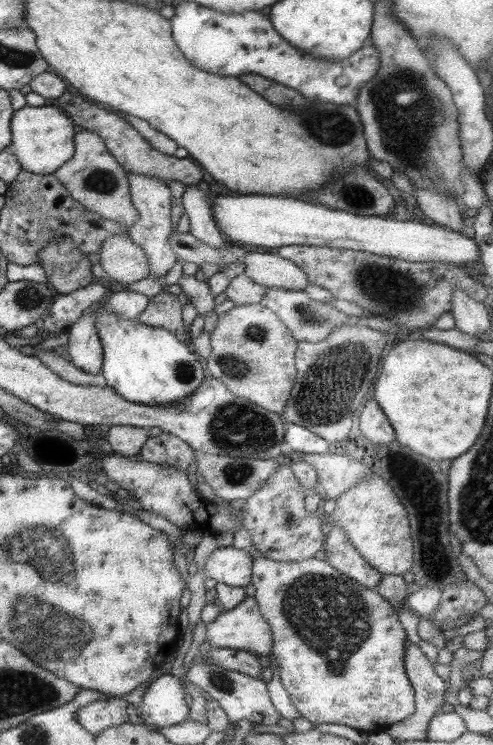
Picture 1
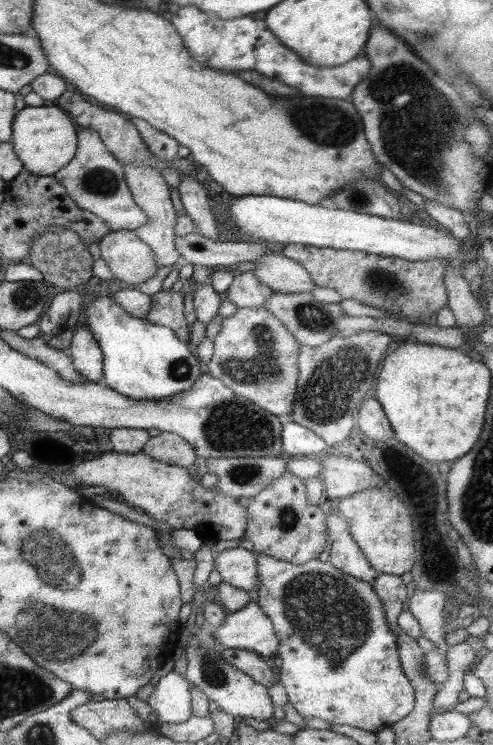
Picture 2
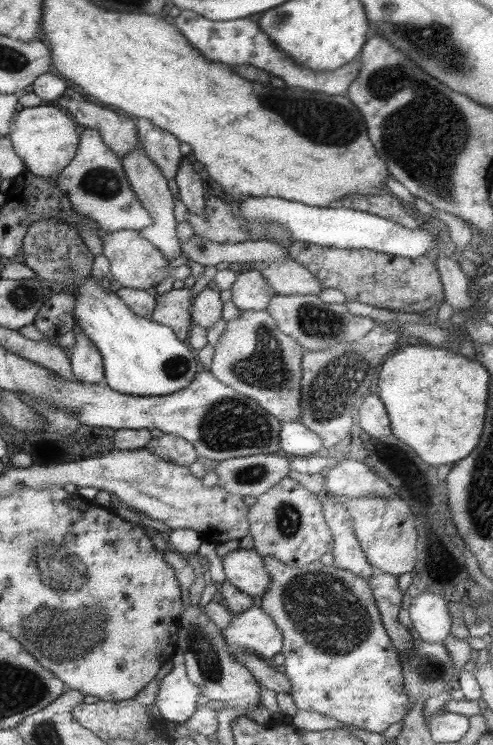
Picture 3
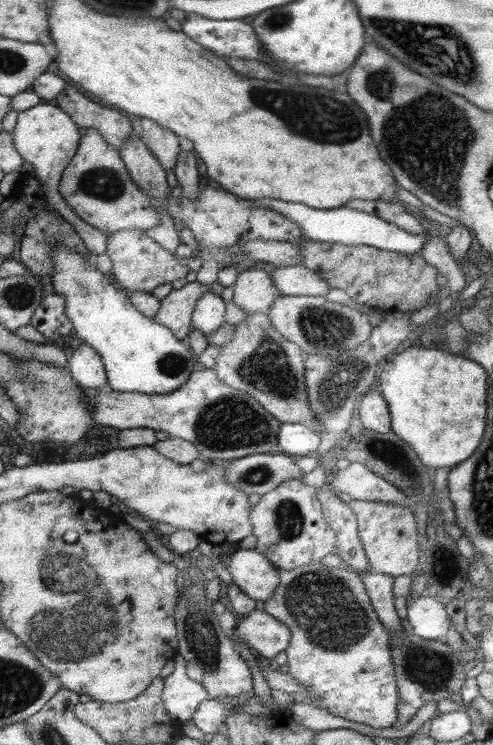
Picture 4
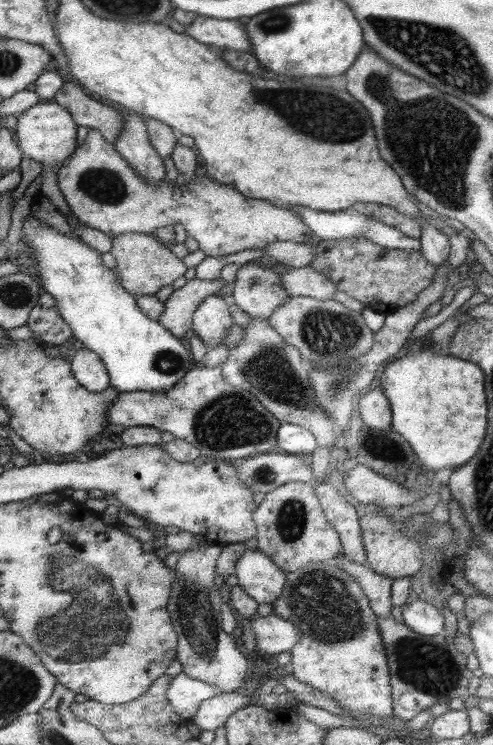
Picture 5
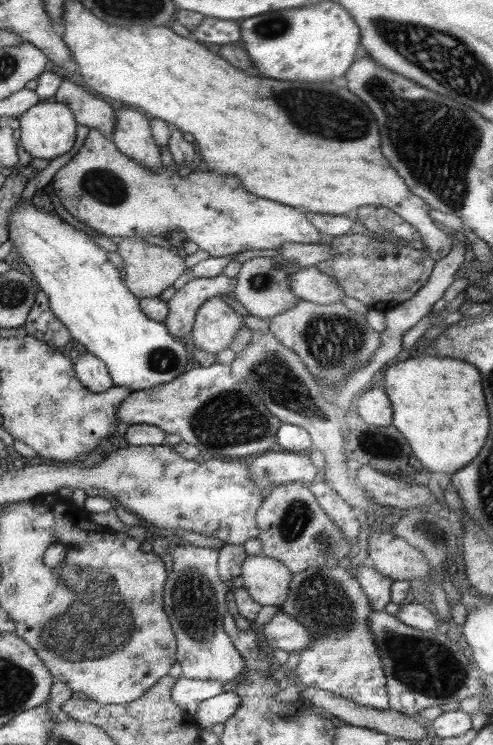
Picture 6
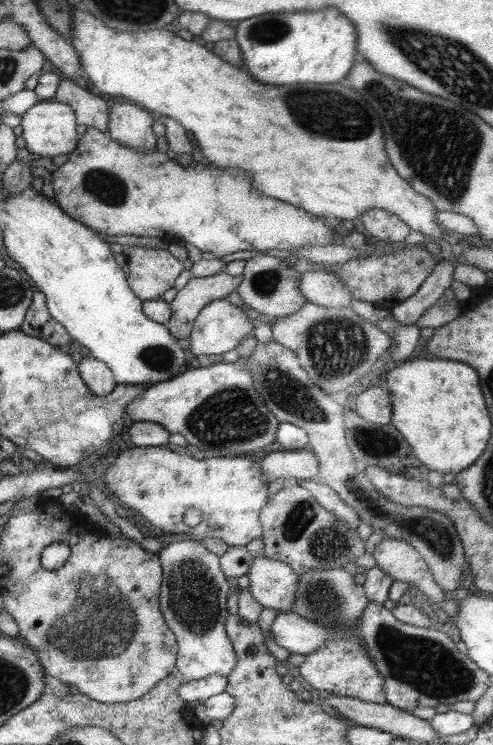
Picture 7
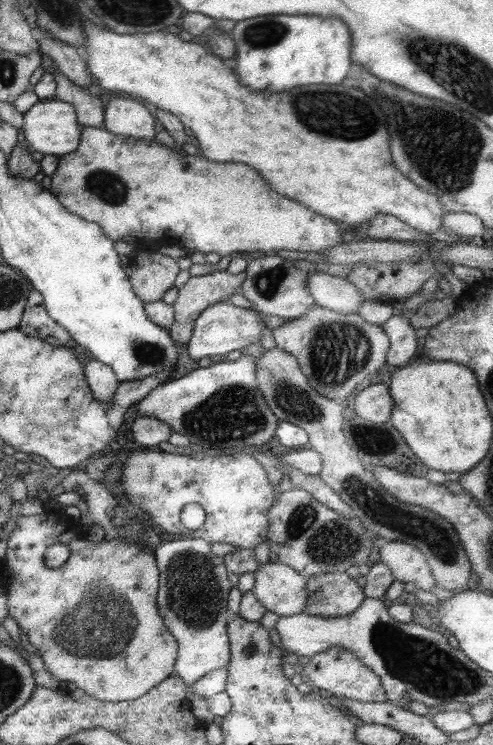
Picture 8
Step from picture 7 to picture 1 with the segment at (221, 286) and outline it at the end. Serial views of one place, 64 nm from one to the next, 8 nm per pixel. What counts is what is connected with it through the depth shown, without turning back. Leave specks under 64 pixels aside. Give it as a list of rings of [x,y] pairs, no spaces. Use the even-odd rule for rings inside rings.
[[[162,290],[160,293],[149,298],[146,310],[137,318],[138,322],[146,326],[154,326],[172,332],[185,343],[190,340],[188,328],[184,326],[182,319],[183,305],[177,296],[171,297],[169,293]]]

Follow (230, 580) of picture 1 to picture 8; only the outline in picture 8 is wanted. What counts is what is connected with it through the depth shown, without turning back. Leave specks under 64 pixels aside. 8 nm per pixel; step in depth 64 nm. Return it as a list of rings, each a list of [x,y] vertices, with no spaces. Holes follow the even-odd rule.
[[[268,562],[255,570],[256,584],[252,592],[254,596],[267,608],[282,617],[292,616],[305,612],[305,606],[308,604],[307,595],[307,576],[298,574],[290,566],[280,562]]]

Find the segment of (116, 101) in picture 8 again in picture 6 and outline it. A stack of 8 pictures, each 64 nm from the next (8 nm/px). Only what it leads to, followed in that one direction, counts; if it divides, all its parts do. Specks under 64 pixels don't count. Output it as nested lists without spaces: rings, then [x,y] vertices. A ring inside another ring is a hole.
[[[132,107],[115,111],[114,130],[110,140],[127,156],[156,170],[162,167],[160,148],[151,131],[151,118]]]

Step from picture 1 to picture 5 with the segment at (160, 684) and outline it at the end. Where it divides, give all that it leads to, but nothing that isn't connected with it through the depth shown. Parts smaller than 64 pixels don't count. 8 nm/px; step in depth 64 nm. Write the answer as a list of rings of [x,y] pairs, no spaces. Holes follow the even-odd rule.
[[[184,670],[171,678],[170,687],[166,690],[166,698],[172,704],[175,714],[184,720],[192,720],[200,704],[215,695],[214,686],[186,677]]]

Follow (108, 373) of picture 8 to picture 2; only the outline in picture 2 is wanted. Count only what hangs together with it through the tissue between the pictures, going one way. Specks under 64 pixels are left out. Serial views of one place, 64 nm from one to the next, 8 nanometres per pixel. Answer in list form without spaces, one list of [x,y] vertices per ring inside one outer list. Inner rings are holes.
[[[78,324],[74,330],[70,356],[73,365],[85,380],[91,383],[103,380],[103,352],[86,324]]]

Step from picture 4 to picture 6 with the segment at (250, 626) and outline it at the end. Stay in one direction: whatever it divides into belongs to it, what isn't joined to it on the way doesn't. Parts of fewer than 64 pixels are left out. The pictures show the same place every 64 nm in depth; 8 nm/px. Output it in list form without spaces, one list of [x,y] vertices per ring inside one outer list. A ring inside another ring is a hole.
[[[279,612],[264,625],[263,645],[280,648],[288,653],[299,653],[313,640],[311,632],[295,618]]]

